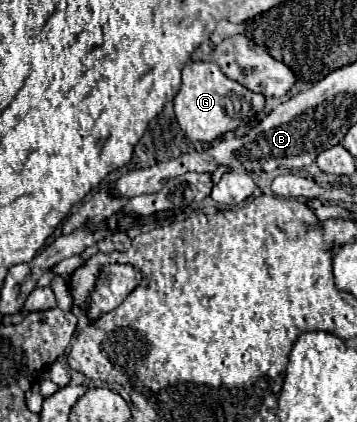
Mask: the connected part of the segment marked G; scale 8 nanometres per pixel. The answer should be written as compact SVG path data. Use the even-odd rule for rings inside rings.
M190 60L182 70L182 88L174 98L174 112L180 128L190 140L212 142L224 132L252 122L256 114L264 108L264 102L266 98L262 94L250 92L242 84L224 76L218 64L204 60Z

